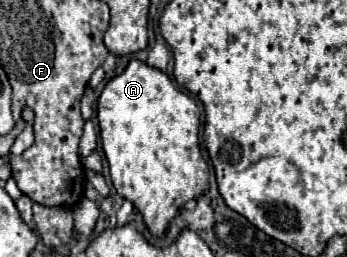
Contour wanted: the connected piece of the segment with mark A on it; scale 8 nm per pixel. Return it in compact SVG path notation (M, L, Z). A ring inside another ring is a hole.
M131 59L127 67L115 75L99 95L97 119L101 129L101 145L111 169L115 191L131 201L143 213L145 225L153 235L163 235L169 221L177 215L187 199L207 191L207 163L199 149L199 107L195 99L183 93L165 71L151 67L139 59Z

